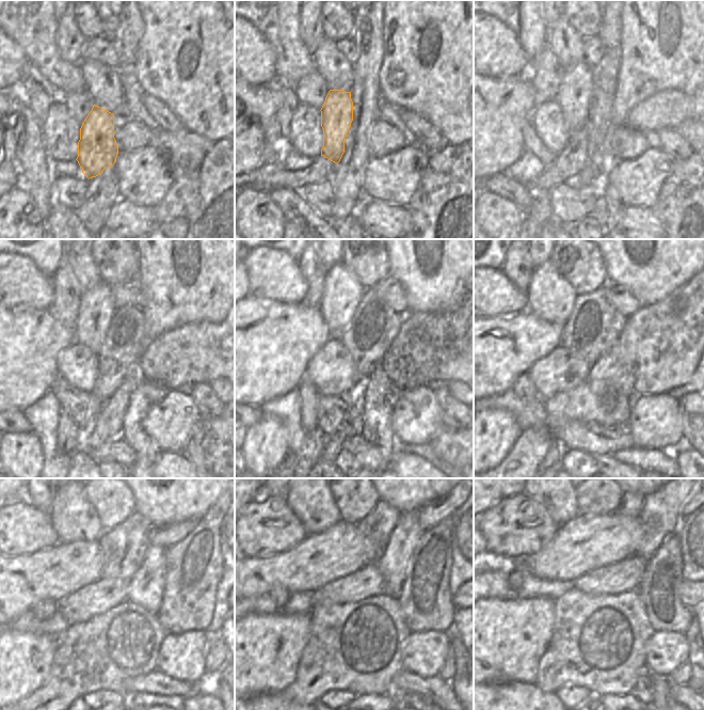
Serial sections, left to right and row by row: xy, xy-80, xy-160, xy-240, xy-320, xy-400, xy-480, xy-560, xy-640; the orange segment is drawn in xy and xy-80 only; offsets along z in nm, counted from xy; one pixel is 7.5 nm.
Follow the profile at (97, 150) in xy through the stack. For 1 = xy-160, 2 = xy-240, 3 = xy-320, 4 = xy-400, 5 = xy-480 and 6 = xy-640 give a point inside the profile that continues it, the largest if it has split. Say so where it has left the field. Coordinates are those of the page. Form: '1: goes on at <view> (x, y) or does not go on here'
1: goes on at xy-160 (574, 95)
2: goes on at xy-240 (97, 308)
3: goes on at xy-320 (341, 293)
4: goes on at xy-400 (550, 297)
5: goes on at xy-480 (74, 518)
6: goes on at xy-640 (560, 500)

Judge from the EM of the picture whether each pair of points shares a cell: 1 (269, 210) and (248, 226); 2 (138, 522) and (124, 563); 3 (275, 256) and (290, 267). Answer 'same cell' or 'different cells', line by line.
1: same cell
2: same cell
3: same cell

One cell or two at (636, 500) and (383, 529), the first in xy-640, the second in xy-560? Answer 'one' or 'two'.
one

